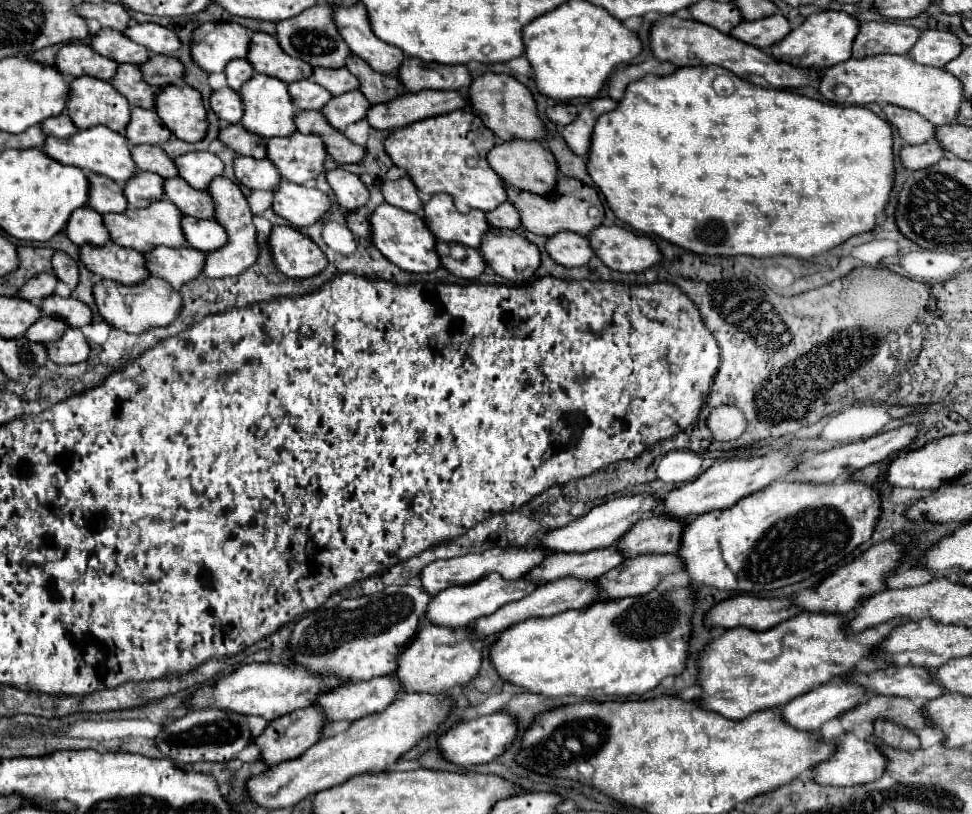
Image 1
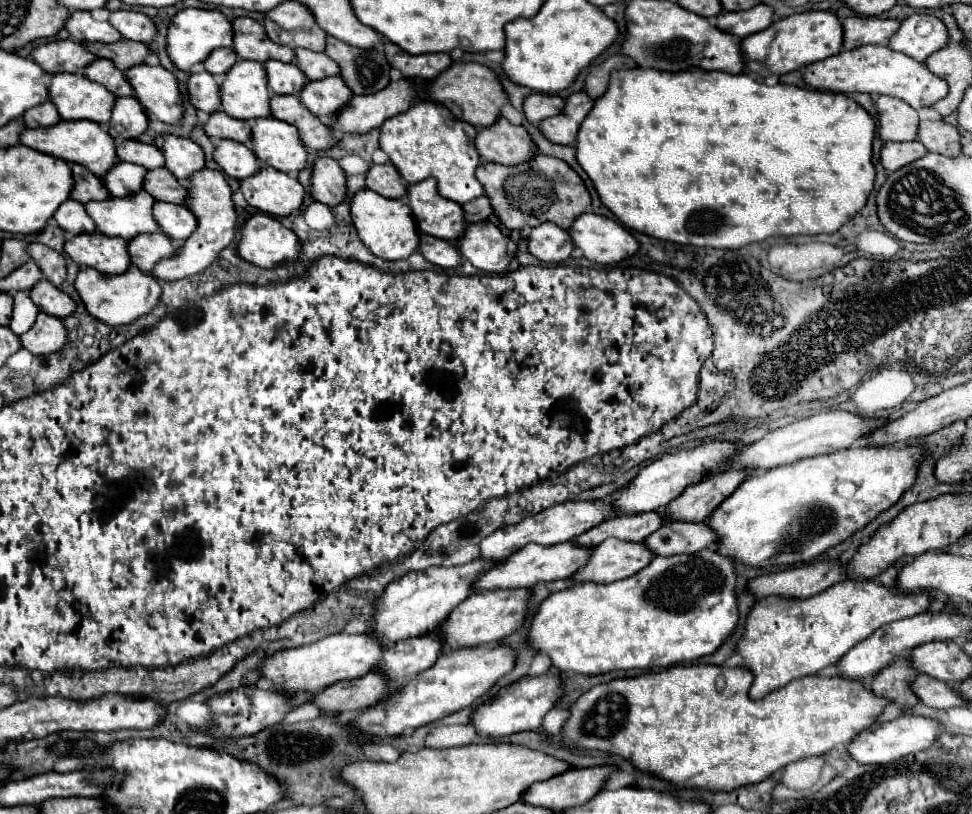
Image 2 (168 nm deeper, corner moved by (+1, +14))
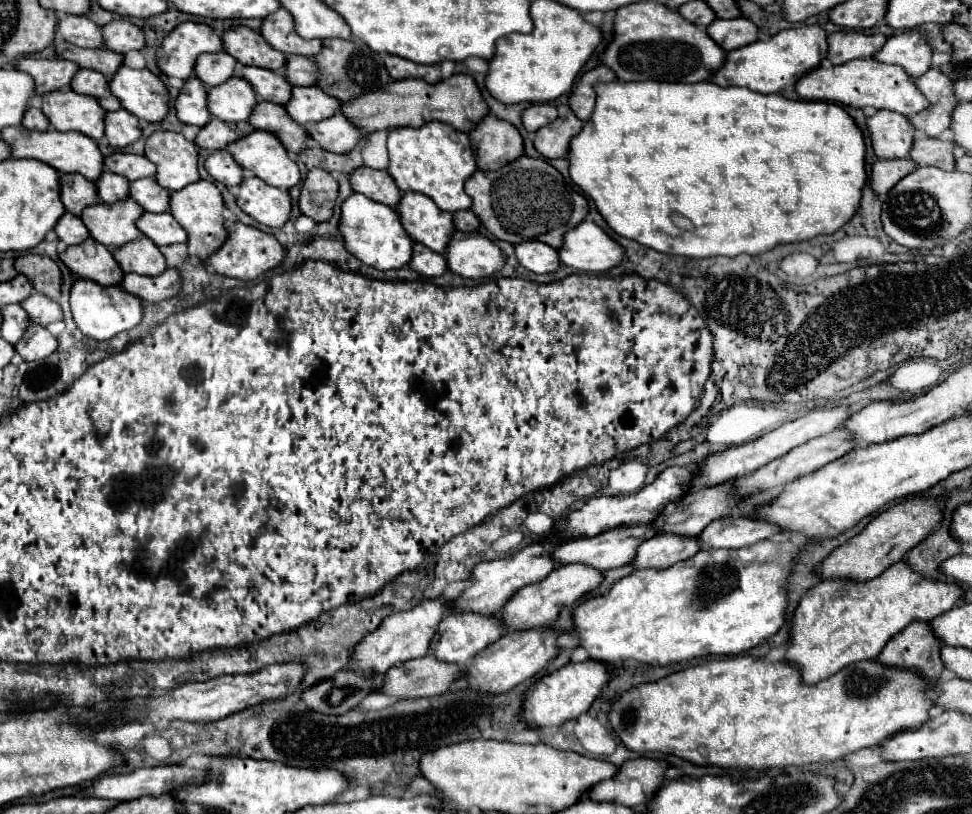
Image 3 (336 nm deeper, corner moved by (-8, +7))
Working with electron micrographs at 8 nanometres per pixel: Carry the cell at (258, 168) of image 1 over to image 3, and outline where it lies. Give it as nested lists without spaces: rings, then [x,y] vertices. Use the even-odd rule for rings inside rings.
[[[227,149],[211,153],[211,155],[205,159],[205,169],[209,171],[209,175],[211,175],[215,181],[219,181],[219,183],[223,183],[223,185],[227,185],[227,187],[239,185],[239,183],[243,181],[243,175],[245,175],[243,167],[231,157],[231,153],[229,153]]]

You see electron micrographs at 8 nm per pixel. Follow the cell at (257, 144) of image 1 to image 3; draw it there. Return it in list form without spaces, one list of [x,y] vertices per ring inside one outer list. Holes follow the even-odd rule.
[[[211,119],[205,127],[201,127],[201,131],[195,137],[195,143],[197,147],[207,149],[207,151],[227,149],[227,145],[239,141],[251,131],[255,129],[249,123],[225,123],[221,119]]]

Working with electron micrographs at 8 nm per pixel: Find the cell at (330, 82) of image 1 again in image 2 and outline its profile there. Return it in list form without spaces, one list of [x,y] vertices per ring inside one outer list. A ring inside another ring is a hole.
[[[296,48],[296,66],[302,70],[308,80],[322,80],[328,76],[338,76],[338,64],[330,60],[326,54],[310,52],[306,48]]]

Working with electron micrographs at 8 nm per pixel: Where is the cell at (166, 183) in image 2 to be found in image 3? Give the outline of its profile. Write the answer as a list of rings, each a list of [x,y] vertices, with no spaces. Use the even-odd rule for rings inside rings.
[[[153,177],[131,181],[131,197],[151,213],[165,213],[169,211],[169,197],[171,191],[161,187]]]

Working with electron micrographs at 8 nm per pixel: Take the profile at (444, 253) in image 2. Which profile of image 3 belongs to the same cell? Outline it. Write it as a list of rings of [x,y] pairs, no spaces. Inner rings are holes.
[[[415,243],[415,251],[413,251],[413,259],[411,259],[411,269],[415,269],[417,273],[421,273],[423,277],[439,277],[445,271],[449,271],[447,261],[441,253],[431,251],[429,247],[425,247],[423,243]]]

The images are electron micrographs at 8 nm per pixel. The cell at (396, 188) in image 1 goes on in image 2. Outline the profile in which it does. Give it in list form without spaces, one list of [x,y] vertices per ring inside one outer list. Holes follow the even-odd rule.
[[[370,164],[366,172],[366,188],[374,190],[384,198],[404,198],[406,184],[402,182],[398,170],[392,164]]]

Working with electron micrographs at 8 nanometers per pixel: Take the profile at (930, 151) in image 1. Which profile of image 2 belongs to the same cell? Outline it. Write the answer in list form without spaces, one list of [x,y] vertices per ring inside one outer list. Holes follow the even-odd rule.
[[[914,140],[914,142],[886,142],[880,150],[880,164],[886,172],[894,172],[926,154],[926,148]]]

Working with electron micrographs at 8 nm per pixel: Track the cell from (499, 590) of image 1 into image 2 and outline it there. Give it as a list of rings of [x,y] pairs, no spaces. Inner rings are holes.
[[[564,542],[556,546],[538,546],[538,544],[528,544],[522,550],[514,552],[510,558],[504,562],[498,562],[492,570],[484,572],[478,582],[474,584],[474,590],[494,590],[494,588],[524,588],[524,586],[536,586],[538,582],[552,582],[552,580],[562,580],[570,578],[582,564],[586,564],[586,556],[590,556],[592,548],[582,548],[574,542]]]

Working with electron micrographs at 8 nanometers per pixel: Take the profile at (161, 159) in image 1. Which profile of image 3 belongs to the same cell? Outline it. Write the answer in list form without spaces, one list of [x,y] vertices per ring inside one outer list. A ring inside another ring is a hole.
[[[121,151],[105,157],[105,169],[119,173],[119,175],[125,175],[129,181],[155,175],[155,165],[147,157],[143,159],[143,155],[121,153]]]

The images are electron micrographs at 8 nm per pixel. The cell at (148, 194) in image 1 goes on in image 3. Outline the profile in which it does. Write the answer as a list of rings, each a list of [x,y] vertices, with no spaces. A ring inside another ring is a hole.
[[[105,171],[97,181],[99,199],[103,203],[117,203],[129,197],[129,181],[123,175],[115,175],[111,171]]]

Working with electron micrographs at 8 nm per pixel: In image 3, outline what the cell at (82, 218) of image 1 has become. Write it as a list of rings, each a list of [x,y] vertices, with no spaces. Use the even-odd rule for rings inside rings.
[[[65,213],[59,219],[59,223],[55,225],[55,231],[65,245],[79,245],[89,237],[89,229],[81,221],[81,217],[71,215],[71,213]]]

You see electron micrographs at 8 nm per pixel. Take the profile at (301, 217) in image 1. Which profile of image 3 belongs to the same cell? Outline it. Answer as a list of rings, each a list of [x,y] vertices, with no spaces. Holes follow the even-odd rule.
[[[255,175],[243,179],[237,195],[239,207],[267,227],[283,227],[291,217],[291,195],[287,189],[273,187]]]

